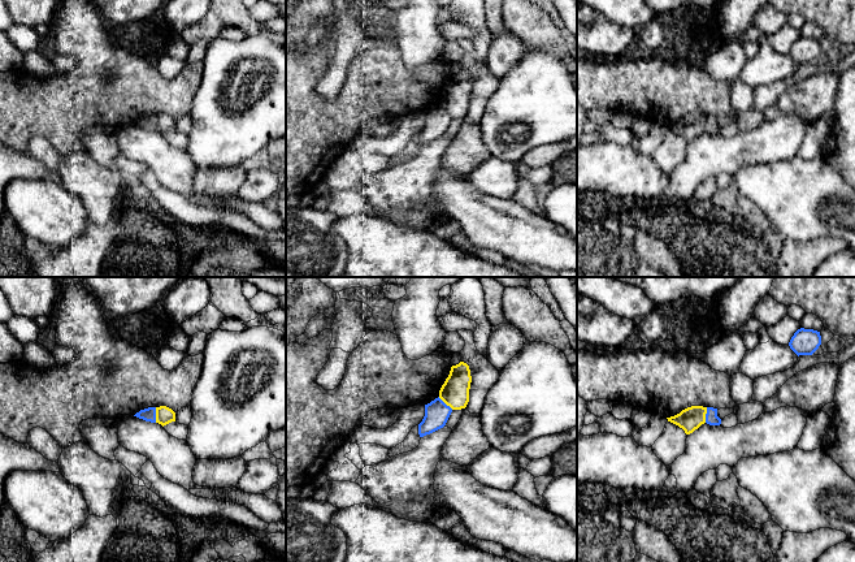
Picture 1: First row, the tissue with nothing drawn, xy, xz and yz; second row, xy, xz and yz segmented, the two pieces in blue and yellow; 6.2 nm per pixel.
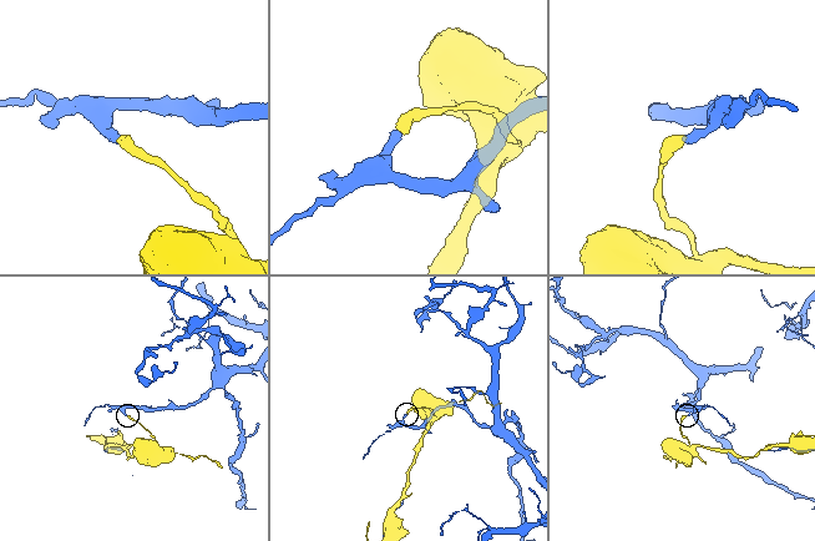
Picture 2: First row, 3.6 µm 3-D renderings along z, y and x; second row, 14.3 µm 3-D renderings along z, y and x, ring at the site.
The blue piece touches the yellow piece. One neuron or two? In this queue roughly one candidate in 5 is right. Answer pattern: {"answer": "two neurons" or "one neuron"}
{"answer": "two neurons"}

